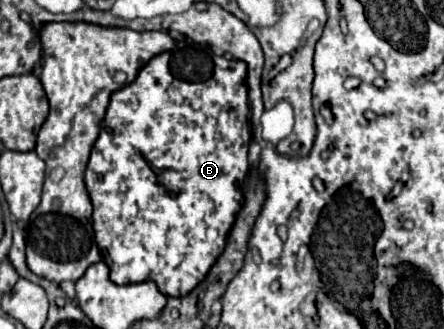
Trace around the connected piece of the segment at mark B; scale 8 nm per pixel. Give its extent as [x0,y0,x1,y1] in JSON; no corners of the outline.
[84,45,250,297]

